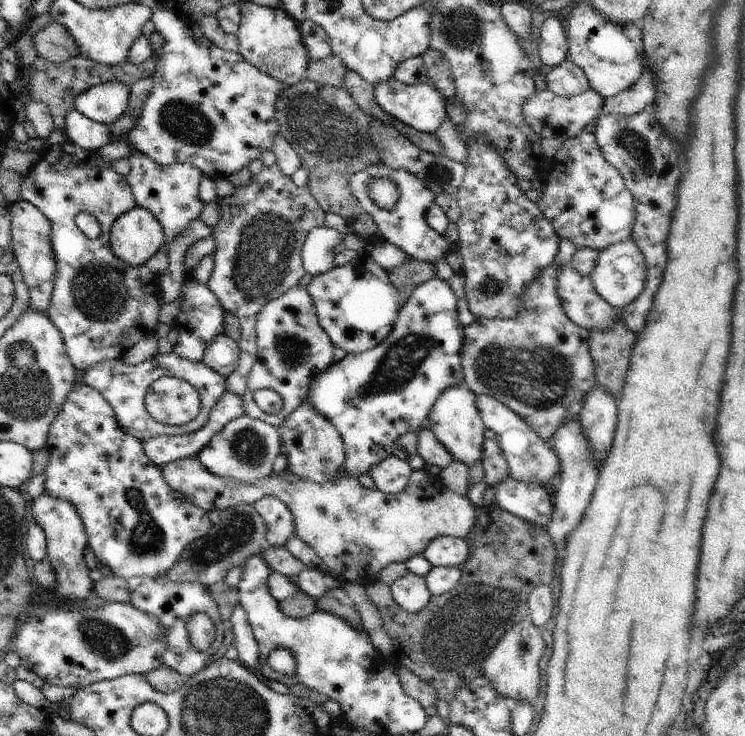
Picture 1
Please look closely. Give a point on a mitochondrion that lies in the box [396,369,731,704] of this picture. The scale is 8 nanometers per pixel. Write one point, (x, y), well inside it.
(449, 642)

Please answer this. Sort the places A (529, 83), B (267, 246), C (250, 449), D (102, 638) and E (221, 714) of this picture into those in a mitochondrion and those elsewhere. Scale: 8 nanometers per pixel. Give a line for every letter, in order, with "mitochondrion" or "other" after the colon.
A: other
B: mitochondrion
C: mitochondrion
D: mitochondrion
E: mitochondrion

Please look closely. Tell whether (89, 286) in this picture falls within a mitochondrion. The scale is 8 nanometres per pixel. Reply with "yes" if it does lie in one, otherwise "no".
yes

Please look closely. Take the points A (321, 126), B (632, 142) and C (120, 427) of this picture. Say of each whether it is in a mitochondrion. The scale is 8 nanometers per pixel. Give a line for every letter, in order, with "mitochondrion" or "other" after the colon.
A: mitochondrion
B: mitochondrion
C: other

